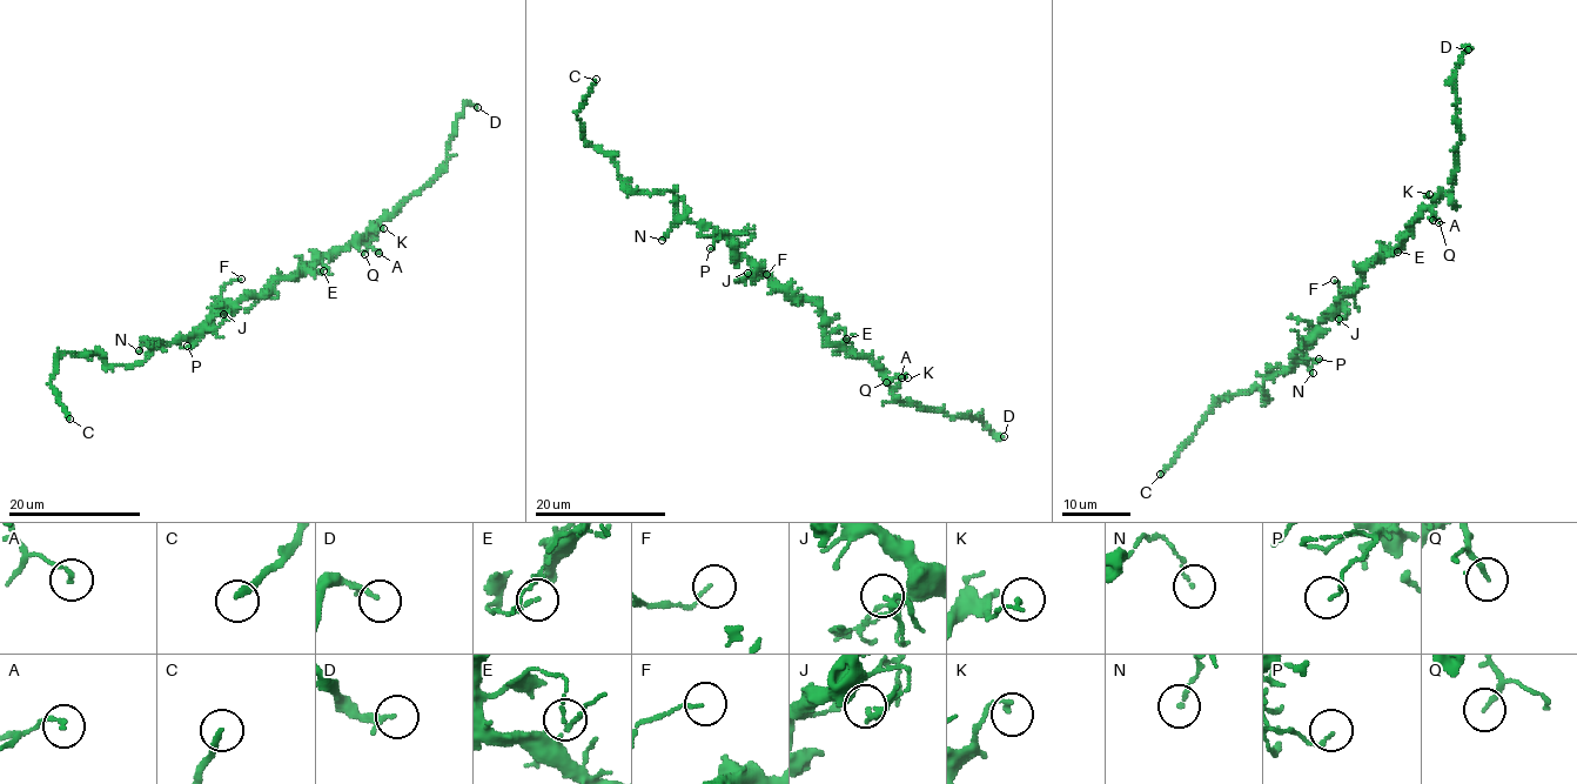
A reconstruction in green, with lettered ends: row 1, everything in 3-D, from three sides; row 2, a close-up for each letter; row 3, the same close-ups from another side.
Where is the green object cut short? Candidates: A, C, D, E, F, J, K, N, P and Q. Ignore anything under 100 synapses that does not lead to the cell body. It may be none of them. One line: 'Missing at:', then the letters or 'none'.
Missing at: C

